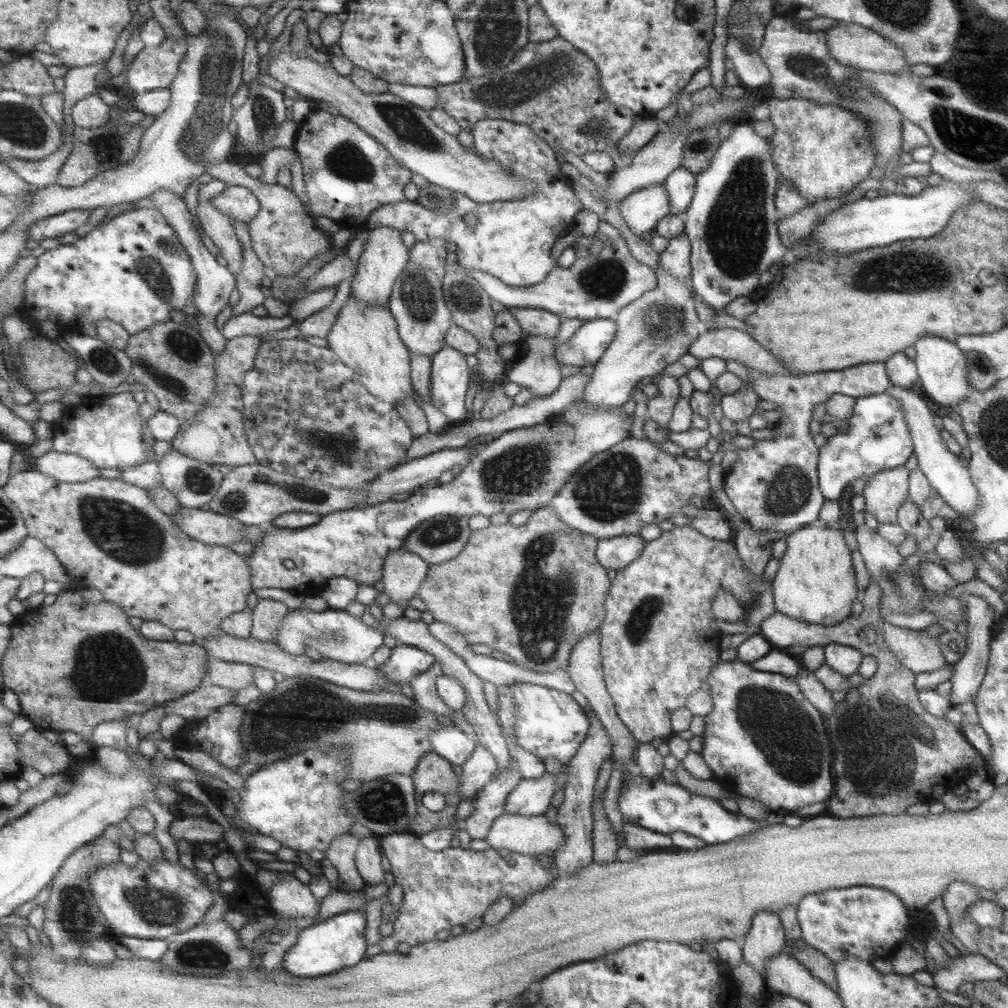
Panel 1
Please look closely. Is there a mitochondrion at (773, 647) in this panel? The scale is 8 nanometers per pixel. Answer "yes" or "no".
no

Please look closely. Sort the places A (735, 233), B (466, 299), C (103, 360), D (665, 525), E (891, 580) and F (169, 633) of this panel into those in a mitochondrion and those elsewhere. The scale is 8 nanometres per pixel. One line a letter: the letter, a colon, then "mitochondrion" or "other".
A: mitochondrion
B: mitochondrion
C: mitochondrion
D: other
E: mitochondrion
F: other

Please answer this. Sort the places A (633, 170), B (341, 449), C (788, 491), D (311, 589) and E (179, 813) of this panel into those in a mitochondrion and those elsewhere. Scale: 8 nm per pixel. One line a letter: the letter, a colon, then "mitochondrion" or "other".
A: other
B: mitochondrion
C: mitochondrion
D: other
E: other

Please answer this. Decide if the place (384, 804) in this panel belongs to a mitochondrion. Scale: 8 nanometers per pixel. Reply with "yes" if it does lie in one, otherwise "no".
yes

